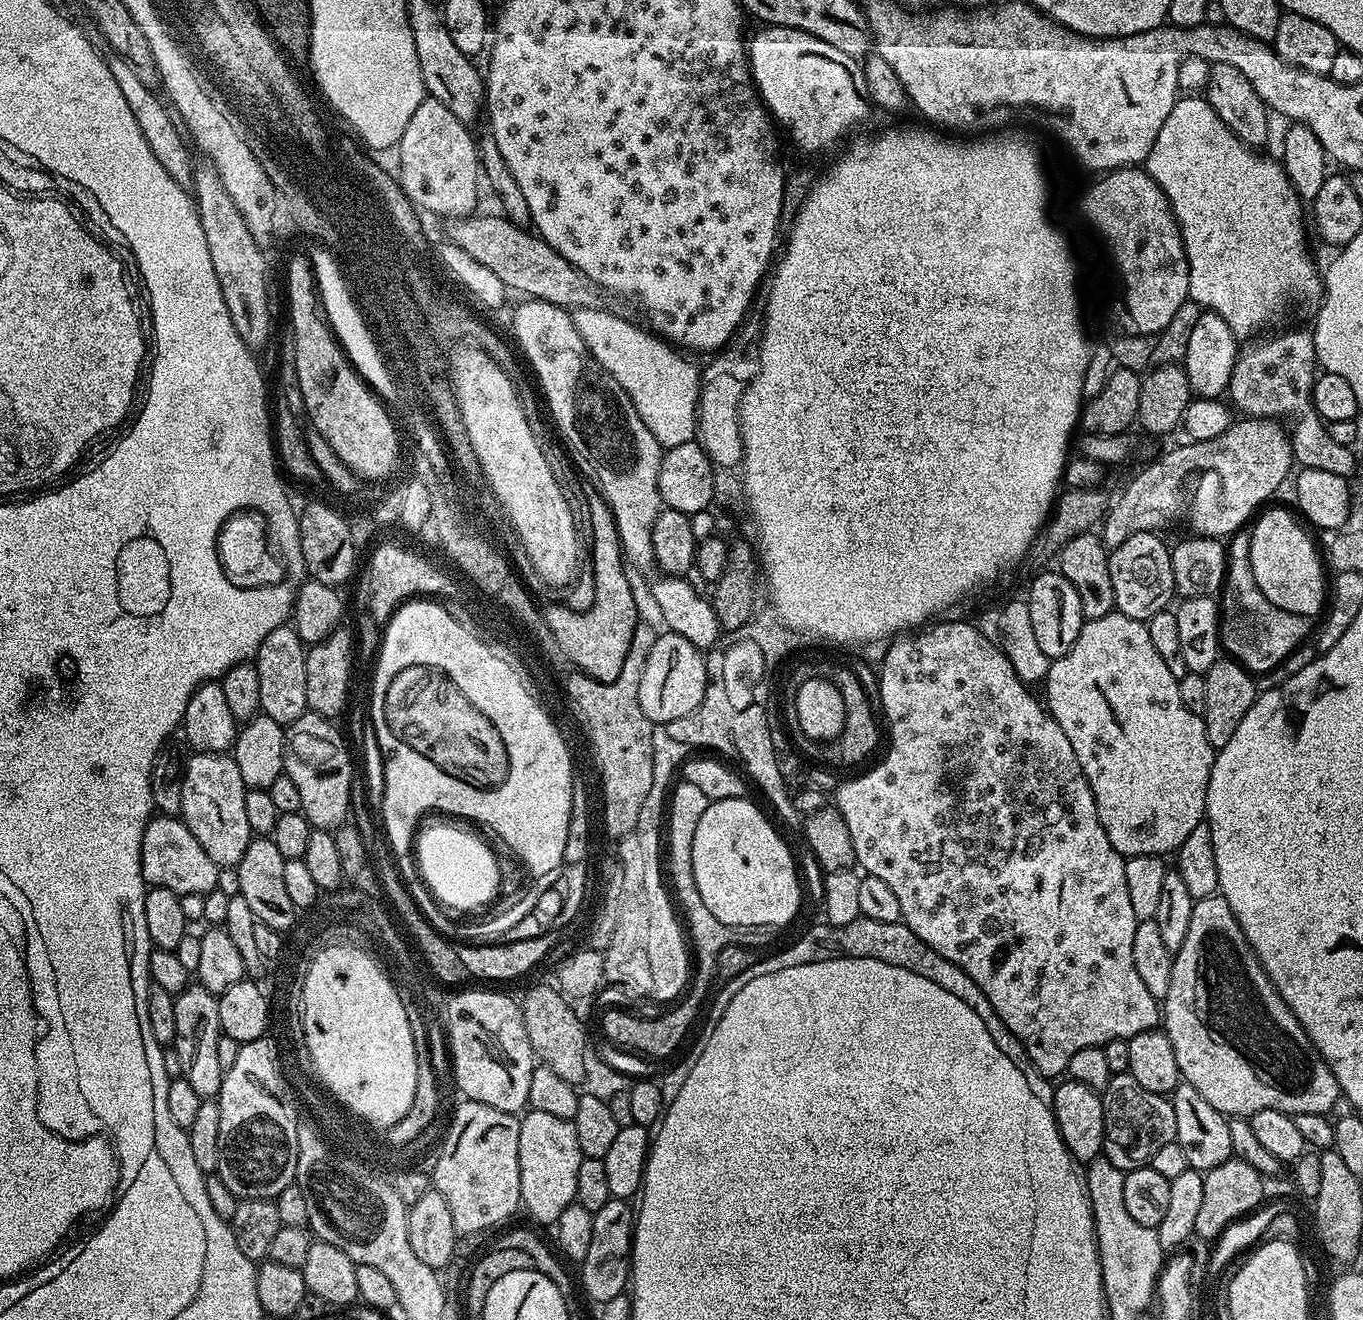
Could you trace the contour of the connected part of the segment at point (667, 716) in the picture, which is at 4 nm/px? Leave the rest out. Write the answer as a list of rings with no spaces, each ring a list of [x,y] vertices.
[[[664,630],[657,635],[654,646],[650,646],[650,654],[646,658],[638,686],[638,702],[642,706],[642,714],[646,714],[653,725],[663,726],[674,719],[683,718],[702,702],[703,692],[707,688],[705,657],[705,653],[682,634]]]

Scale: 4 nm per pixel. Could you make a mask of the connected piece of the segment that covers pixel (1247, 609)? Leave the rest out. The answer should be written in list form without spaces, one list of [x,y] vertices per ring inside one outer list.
[[[1241,530],[1231,537],[1227,549],[1228,570],[1222,589],[1222,607],[1220,610],[1220,643],[1223,651],[1231,659],[1248,669],[1253,674],[1269,672],[1300,647],[1313,635],[1314,629],[1304,620],[1296,620],[1296,616],[1288,616],[1288,612],[1276,612],[1260,592],[1256,592],[1256,584],[1252,584],[1252,572],[1248,572],[1248,531]]]

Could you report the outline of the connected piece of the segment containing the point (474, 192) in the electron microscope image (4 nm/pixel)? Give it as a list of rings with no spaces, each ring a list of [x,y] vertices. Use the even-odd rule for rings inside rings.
[[[425,98],[418,106],[418,110],[414,110],[398,145],[401,164],[398,179],[405,194],[409,196],[417,209],[424,212],[425,210],[437,212],[438,215],[444,216],[443,218],[471,216],[477,211],[476,199],[480,196],[480,188],[476,185],[476,179],[478,181],[481,179],[482,169],[478,140],[475,135],[472,137],[472,131],[469,125],[454,118],[454,114],[450,114],[450,110],[446,110],[446,106],[442,106],[442,102],[437,100]]]

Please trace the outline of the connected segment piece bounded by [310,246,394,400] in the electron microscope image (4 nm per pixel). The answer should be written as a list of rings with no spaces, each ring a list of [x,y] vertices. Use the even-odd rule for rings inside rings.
[[[316,246],[316,247],[318,247],[318,248],[314,249],[313,252],[310,252],[310,259],[312,261],[312,270],[313,270],[315,277],[316,277],[316,287],[318,289],[318,295],[320,297],[320,302],[321,302],[321,305],[322,305],[322,311],[323,311],[323,313],[324,313],[324,315],[325,315],[325,317],[326,317],[326,319],[327,319],[327,321],[328,321],[328,323],[331,327],[333,336],[335,336],[336,339],[339,340],[340,347],[343,348],[344,353],[346,353],[348,355],[348,360],[349,360],[350,363],[352,363],[353,368],[355,368],[357,372],[359,372],[360,377],[364,379],[364,383],[367,384],[368,387],[371,388],[372,391],[375,392],[376,395],[379,396],[380,399],[382,400],[383,398],[385,398],[385,396],[391,395],[392,387],[393,387],[394,383],[392,383],[392,381],[390,380],[390,374],[387,373],[387,368],[384,365],[384,360],[383,360],[383,358],[380,354],[379,349],[377,348],[376,340],[375,340],[374,336],[372,335],[371,329],[368,327],[368,323],[365,320],[364,314],[361,312],[361,307],[357,303],[357,298],[354,295],[353,289],[350,287],[349,281],[346,279],[346,276],[345,276],[346,281],[344,281],[344,276],[343,276],[342,273],[340,273],[340,268],[339,268],[338,265],[336,265],[335,258],[331,256],[330,253],[332,253],[332,252],[329,251],[329,249],[327,247],[324,247],[324,246]]]

